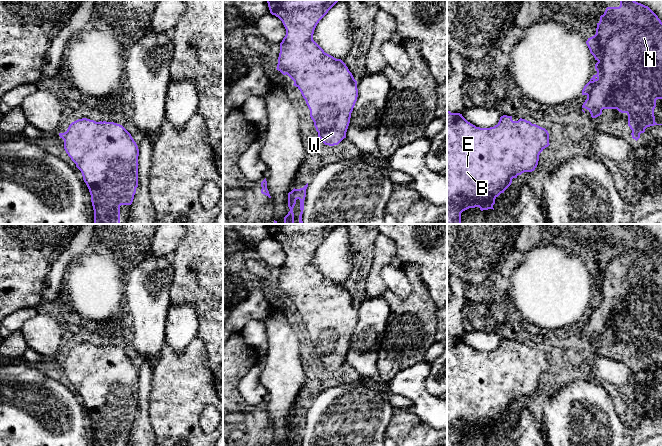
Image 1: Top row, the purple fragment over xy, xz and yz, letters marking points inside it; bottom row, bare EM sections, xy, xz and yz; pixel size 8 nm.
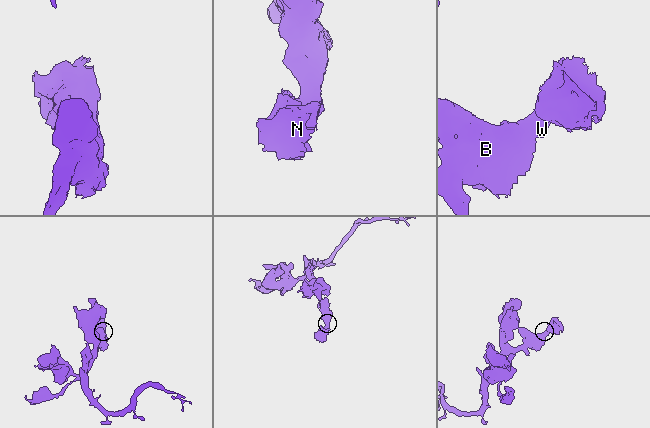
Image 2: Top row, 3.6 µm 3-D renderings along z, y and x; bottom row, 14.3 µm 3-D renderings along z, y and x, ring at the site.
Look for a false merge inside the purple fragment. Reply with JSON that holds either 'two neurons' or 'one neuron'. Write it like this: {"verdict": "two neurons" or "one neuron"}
{"verdict": "one neuron"}

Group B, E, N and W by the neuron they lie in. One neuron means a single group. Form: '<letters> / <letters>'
B E N W

